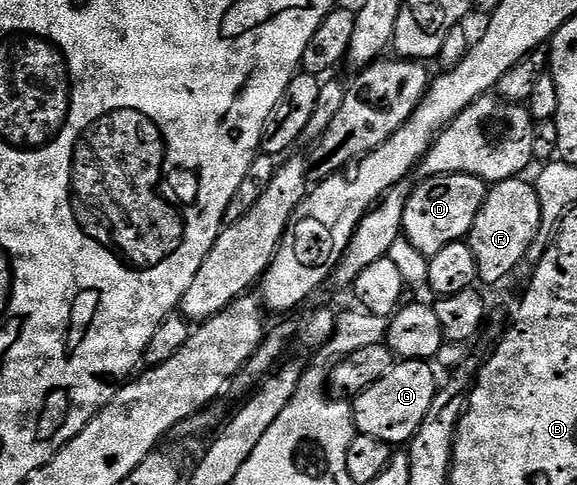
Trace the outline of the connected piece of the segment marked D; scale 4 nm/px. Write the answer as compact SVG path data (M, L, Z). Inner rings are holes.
M453 174L421 179L406 202L403 224L403 235L406 240L408 236L413 250L427 258L438 254L442 246L450 246L450 242L464 240L474 226L478 210L484 205L488 189L489 185L477 176Z

